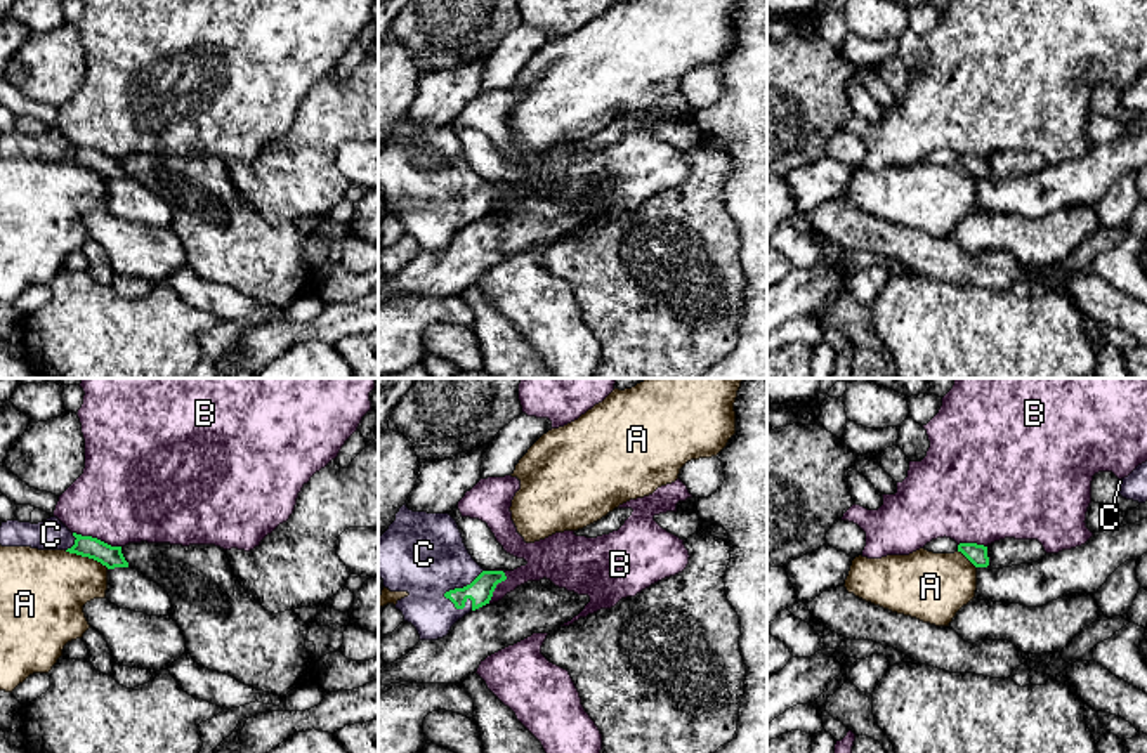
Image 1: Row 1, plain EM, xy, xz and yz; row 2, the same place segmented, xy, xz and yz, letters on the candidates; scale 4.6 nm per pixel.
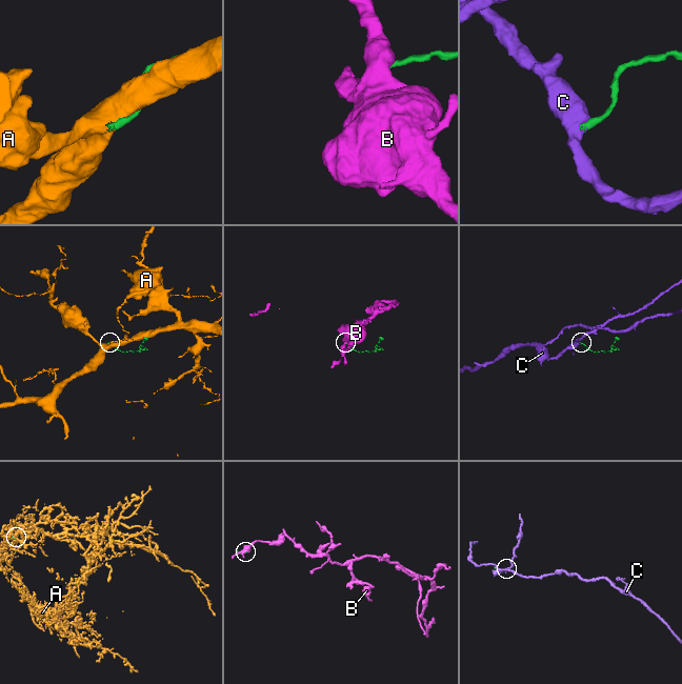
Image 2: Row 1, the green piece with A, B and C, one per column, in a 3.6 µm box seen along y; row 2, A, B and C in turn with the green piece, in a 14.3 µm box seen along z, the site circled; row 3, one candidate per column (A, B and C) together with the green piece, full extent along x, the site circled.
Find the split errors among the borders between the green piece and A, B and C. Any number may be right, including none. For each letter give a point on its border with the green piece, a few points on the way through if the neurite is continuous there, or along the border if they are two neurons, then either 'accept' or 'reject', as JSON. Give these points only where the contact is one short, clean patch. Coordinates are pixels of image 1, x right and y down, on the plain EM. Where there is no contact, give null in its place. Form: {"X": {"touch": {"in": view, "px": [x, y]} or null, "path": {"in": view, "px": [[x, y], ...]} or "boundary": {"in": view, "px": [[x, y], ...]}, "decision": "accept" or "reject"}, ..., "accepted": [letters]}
{"A": {"touch": {"in": "xy", "px": [87, 167]}, "decision": "reject"}, "B": {"touch": {"in": "xy", "px": [96, 150]}, "boundary": {"in": "xy", "px": [[73, 143], [120, 158]]}, "decision": "reject"}, "C": {"touch": {"in": "xz", "px": [464, 198]}, "path": {"in": "xz", "px": [[481, 200], [464, 198], [455, 196], [424, 165]]}, "decision": "accept"}, "accepted": ["C"]}

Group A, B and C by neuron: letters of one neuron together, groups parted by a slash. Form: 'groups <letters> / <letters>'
groups A / B / C

